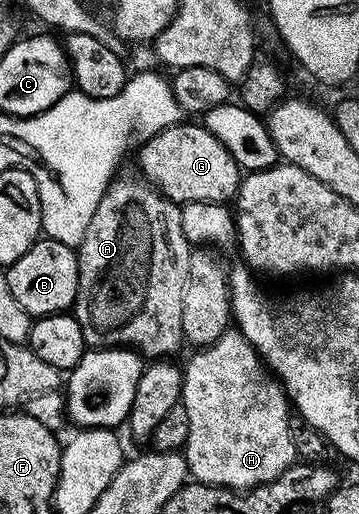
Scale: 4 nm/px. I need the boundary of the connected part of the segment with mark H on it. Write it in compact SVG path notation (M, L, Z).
M230 331L215 343L198 348L189 362L184 362L179 404L187 407L191 431L183 450L194 482L223 489L244 491L283 475L298 460L297 448L289 430L291 402L280 381L263 364L252 343L240 331Z

